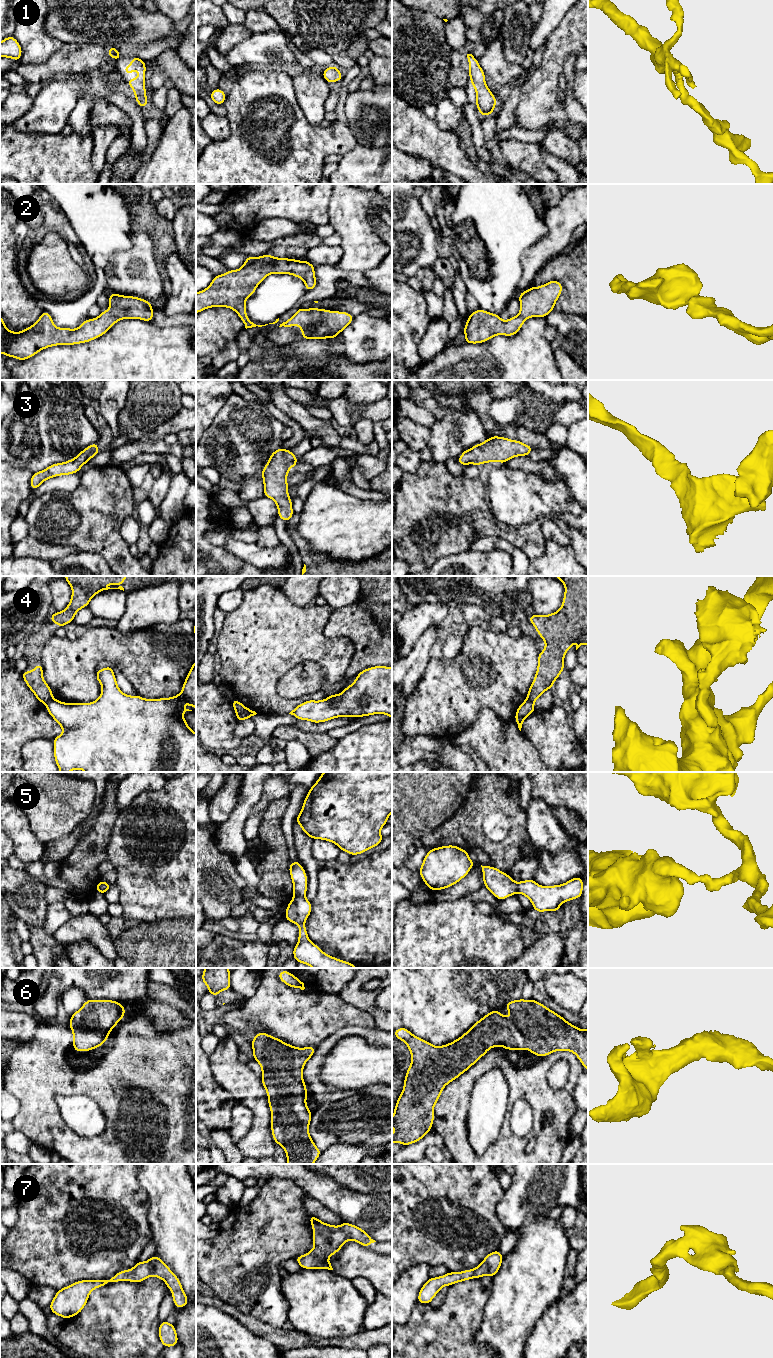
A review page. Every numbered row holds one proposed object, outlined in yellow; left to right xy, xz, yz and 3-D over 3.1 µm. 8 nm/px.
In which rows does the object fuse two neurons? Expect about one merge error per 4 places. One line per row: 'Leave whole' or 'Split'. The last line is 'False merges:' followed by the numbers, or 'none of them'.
1: Leave whole
2: Leave whole
3: Leave whole
4: Split
5: Split
6: Leave whole
7: Leave whole
False merges: 4, 5

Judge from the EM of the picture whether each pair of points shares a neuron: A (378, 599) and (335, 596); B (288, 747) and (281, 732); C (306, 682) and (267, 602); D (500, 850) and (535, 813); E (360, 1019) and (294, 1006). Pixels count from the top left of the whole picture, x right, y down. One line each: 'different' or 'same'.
A: different
B: different
C: different
D: different
E: same

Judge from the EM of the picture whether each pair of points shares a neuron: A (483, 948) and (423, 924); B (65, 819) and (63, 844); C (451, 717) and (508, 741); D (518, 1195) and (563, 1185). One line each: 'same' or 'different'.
A: same
B: different
C: different
D: same

